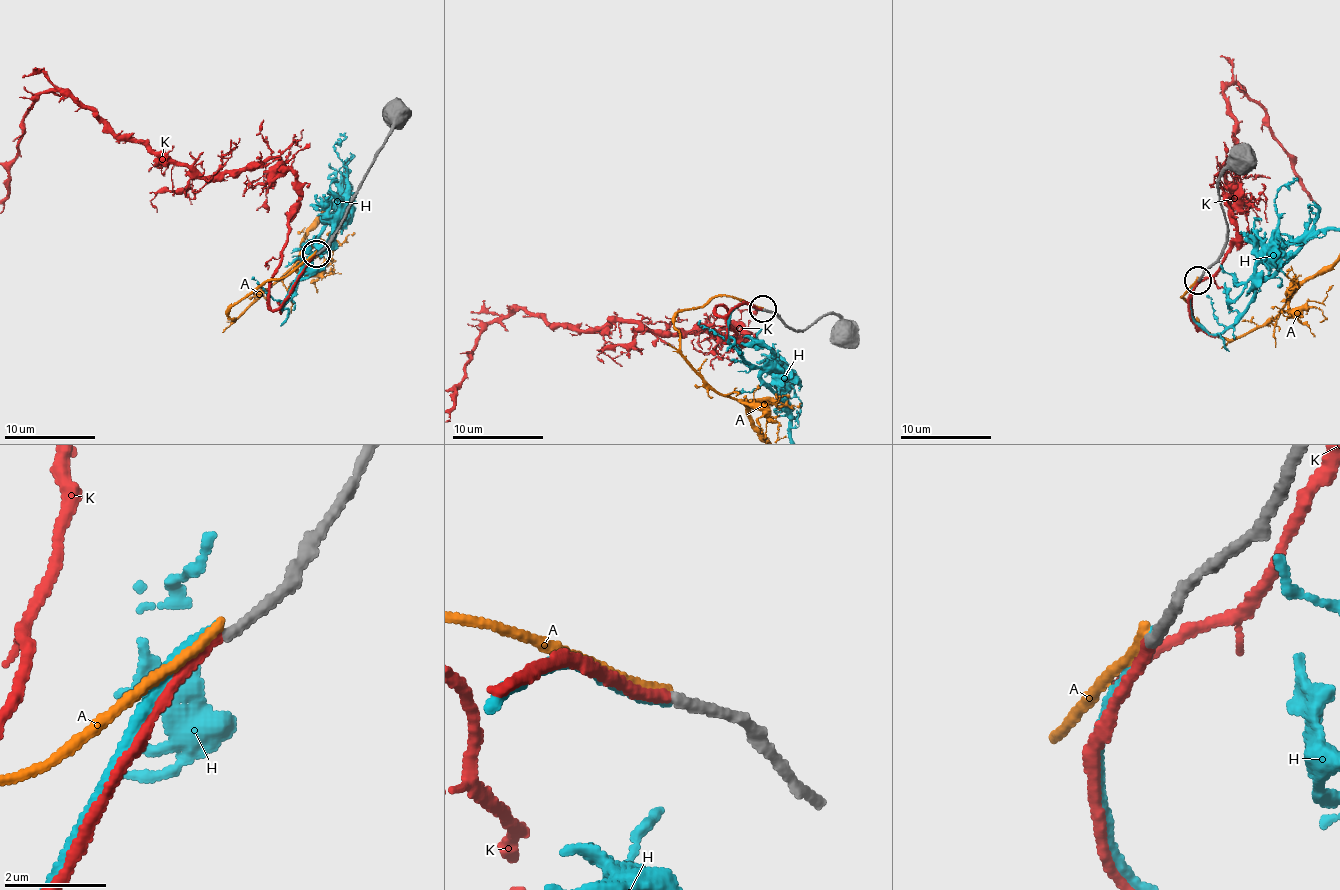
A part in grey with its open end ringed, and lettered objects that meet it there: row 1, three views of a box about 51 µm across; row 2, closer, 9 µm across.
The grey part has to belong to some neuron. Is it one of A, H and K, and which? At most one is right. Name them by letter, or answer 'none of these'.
K

